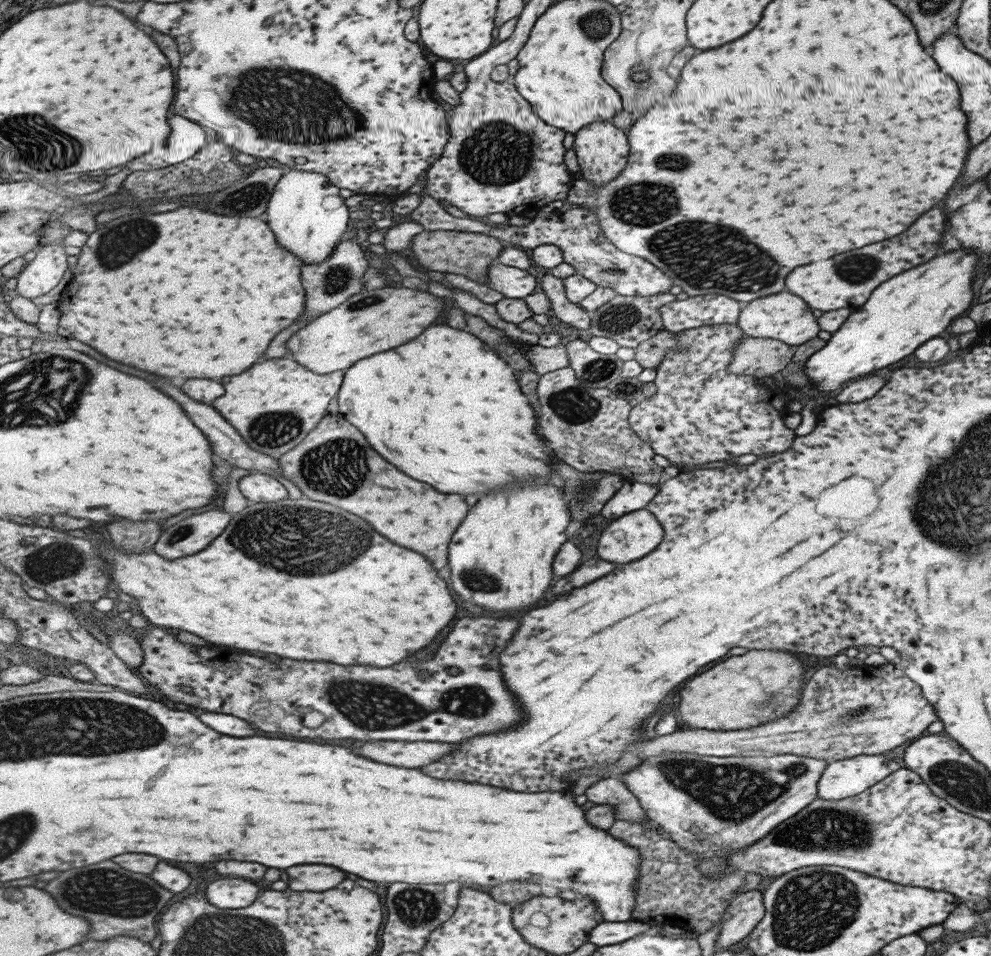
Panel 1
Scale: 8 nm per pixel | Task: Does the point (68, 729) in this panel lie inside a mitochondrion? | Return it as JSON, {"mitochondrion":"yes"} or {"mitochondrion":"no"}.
{"mitochondrion":"yes"}

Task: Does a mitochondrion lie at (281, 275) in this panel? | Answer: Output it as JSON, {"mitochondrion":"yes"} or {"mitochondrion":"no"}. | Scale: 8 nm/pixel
{"mitochondrion":"no"}

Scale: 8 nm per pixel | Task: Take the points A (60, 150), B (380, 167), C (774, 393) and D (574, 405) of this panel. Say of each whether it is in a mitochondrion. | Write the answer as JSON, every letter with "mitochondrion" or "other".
{"A":"mitochondrion","B":"other","C":"other","D":"mitochondrion"}

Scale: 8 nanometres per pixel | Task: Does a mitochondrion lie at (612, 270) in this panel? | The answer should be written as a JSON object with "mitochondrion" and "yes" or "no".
{"mitochondrion":"yes"}

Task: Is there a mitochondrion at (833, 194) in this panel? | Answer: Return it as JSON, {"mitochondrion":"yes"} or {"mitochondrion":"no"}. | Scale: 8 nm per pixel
{"mitochondrion":"no"}

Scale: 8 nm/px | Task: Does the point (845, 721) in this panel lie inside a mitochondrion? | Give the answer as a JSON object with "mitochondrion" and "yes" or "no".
{"mitochondrion":"yes"}

